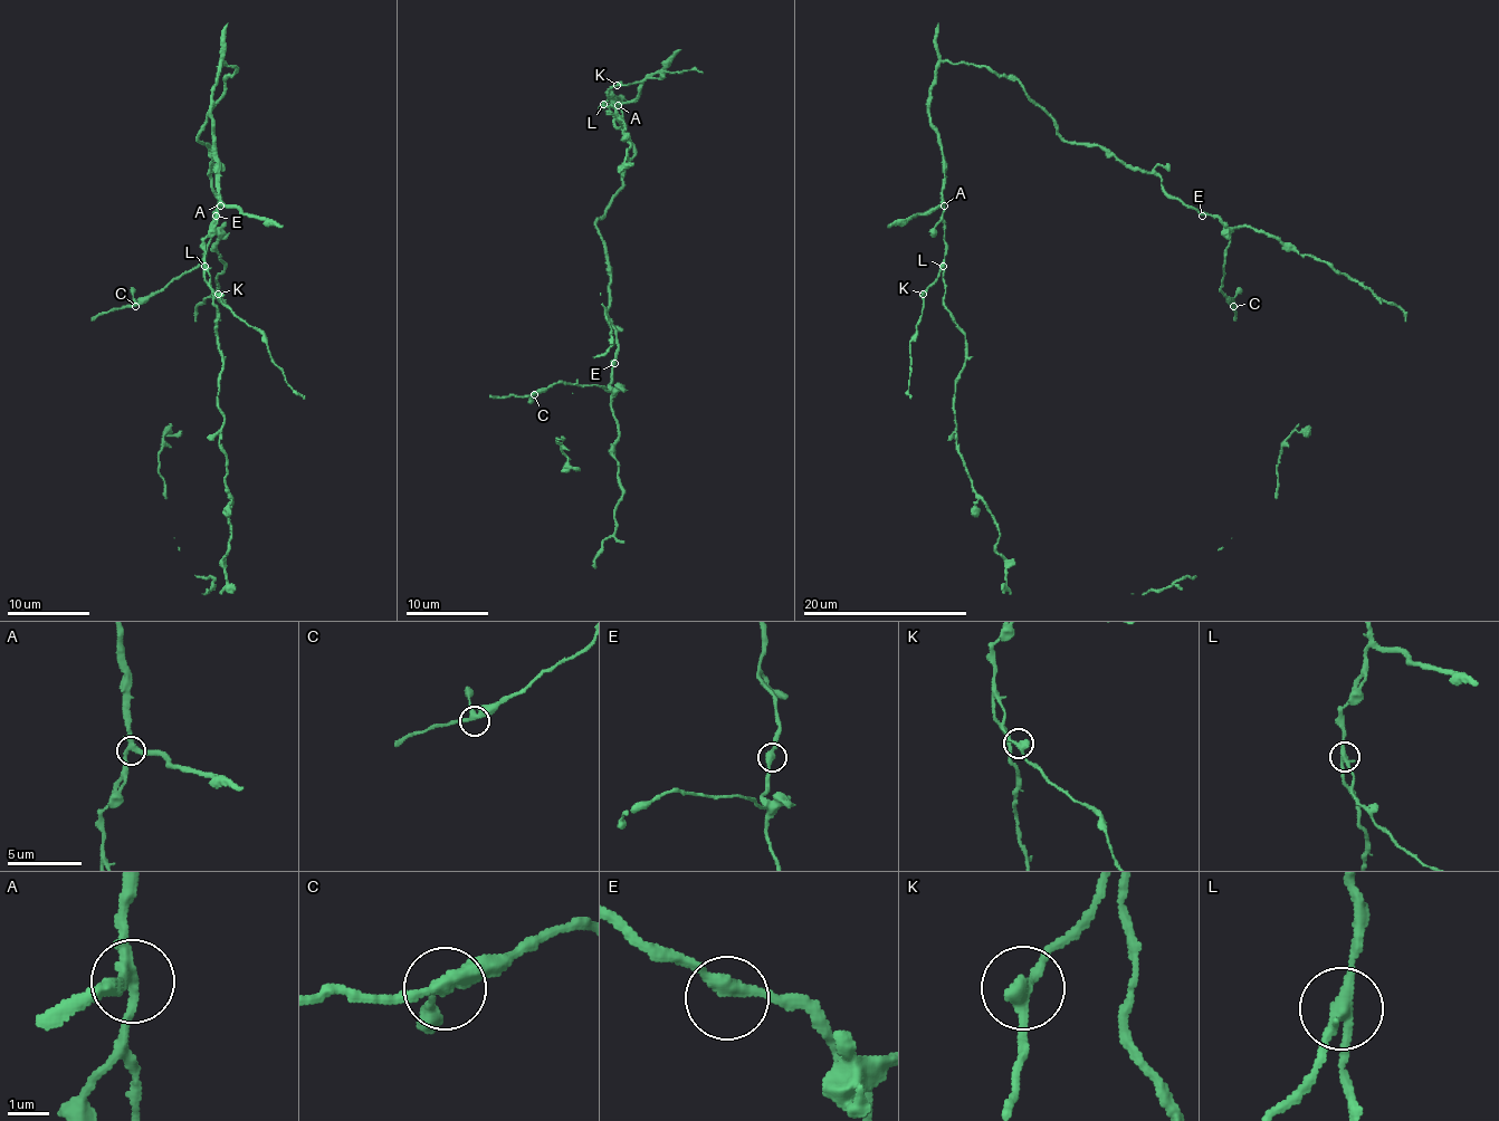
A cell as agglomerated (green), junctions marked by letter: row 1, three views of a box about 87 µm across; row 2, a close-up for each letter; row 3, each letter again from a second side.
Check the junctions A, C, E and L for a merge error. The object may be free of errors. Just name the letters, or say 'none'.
L

